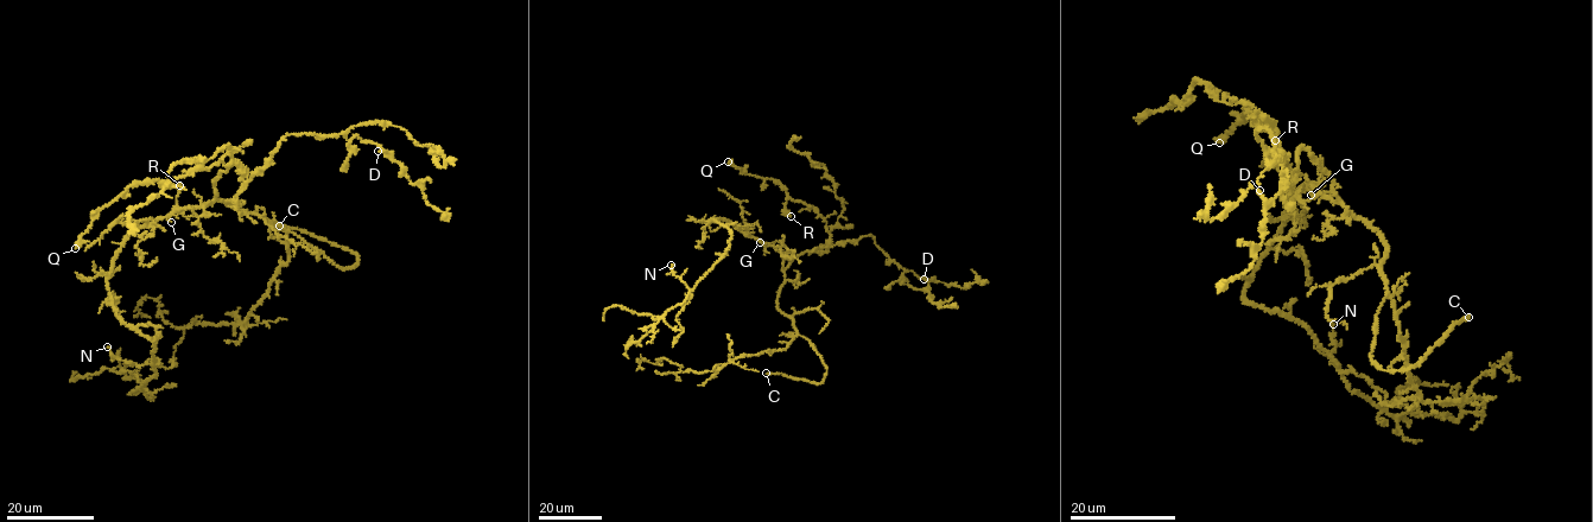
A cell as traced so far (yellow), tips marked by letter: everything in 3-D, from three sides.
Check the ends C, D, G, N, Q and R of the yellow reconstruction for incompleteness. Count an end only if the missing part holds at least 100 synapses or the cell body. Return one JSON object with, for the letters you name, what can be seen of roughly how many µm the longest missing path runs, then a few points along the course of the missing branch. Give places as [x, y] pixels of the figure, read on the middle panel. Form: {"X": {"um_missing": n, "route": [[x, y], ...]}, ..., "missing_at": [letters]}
{"C": {"um_missing": 50, "route": [[766, 373], [678, 362], [630, 338]]}, "missing_at": ["C"]}

